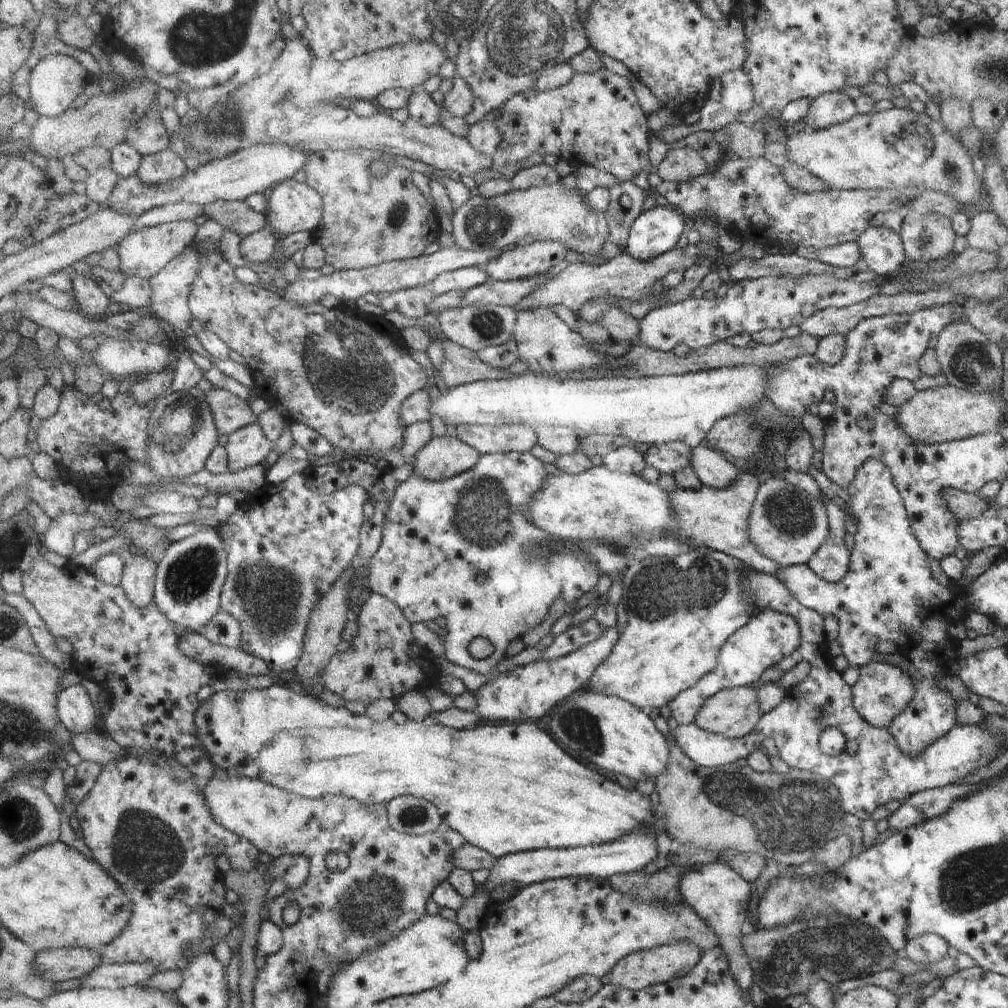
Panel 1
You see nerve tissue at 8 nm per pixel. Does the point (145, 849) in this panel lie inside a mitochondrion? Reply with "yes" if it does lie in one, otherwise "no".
yes

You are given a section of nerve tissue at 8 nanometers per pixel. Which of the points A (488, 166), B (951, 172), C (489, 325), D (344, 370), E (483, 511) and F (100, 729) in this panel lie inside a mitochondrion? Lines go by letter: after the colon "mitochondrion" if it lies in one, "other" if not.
A: other
B: mitochondrion
C: mitochondrion
D: mitochondrion
E: mitochondrion
F: other

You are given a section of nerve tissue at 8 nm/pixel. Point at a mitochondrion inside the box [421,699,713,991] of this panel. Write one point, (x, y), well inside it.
(577, 726)

